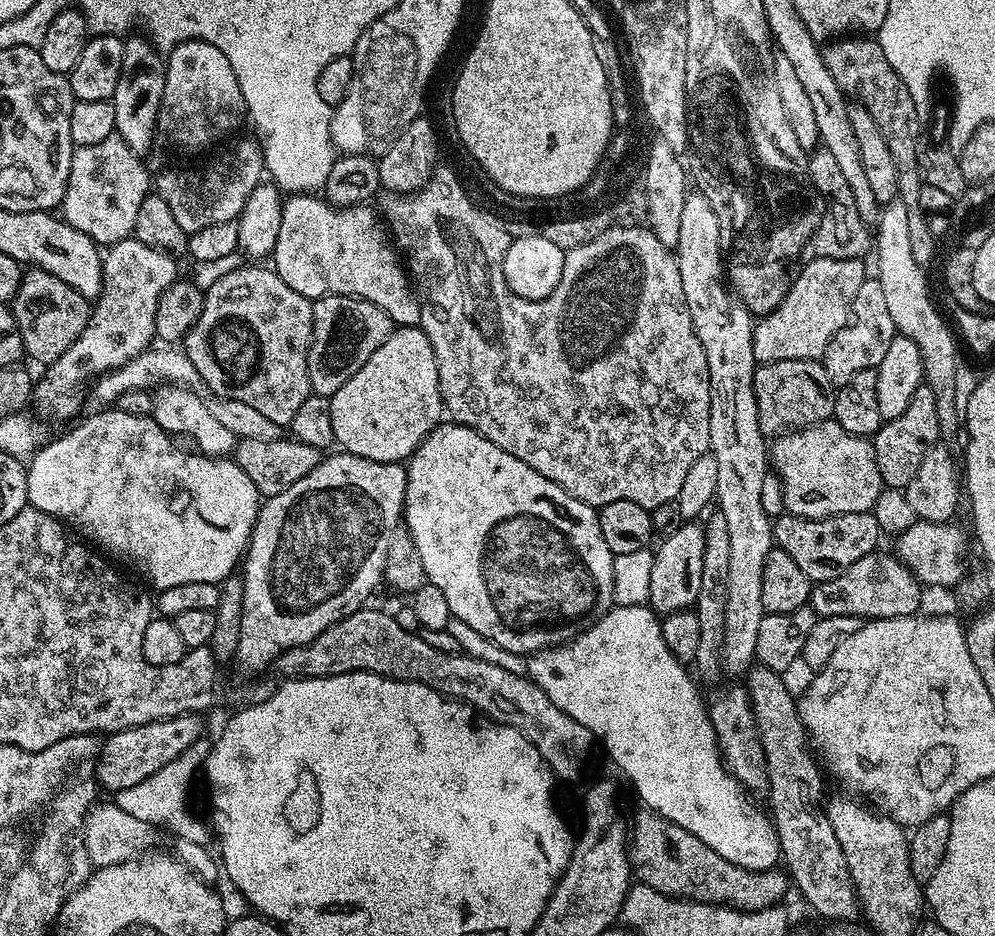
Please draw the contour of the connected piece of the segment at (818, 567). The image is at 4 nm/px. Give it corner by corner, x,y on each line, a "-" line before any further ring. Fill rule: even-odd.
871,512
838,514
821,520
802,520
791,514
783,514
775,517
772,539
775,547
798,562
802,574
806,574
813,582
819,582
838,578
838,574
854,566
858,558
866,558
866,554
877,551
879,544
876,543
882,539
882,533

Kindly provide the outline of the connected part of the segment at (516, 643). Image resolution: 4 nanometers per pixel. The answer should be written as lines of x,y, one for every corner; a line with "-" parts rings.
441,423
417,446
406,467
408,481
402,520
414,538
414,546
418,546
427,583
438,586
438,590
442,590
442,595
450,605
453,617
478,630
482,638
490,638
495,644
502,646
502,650
510,650
523,657
534,652
543,652
545,648
553,647
554,640
548,632
536,632
540,624
548,624
551,620
564,620
567,616
580,616
583,612
590,611
596,604
596,595
611,597
613,555
610,546
606,546
606,538
602,538
602,526
597,509
591,508
586,502
578,502
578,498
566,494
562,486
550,482
550,478
542,478
538,470
530,470
526,462
494,446
494,442
490,442
481,432
475,432
465,424

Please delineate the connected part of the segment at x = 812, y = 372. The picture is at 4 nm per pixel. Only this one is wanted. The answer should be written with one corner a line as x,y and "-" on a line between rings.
783,360
761,364
754,374
752,389
754,402
758,406
758,426
764,431
765,437
775,438
785,432
808,428
812,424
832,419
837,385
832,384
830,378
826,378
826,370
820,360

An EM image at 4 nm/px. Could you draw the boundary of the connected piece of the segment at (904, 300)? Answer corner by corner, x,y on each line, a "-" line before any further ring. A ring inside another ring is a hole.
900,198
879,209
878,219
874,224
874,256
876,252
874,276
882,286
886,306
890,310
890,318
894,318
897,333
913,340
918,350
922,350
924,383
930,386
938,402
940,440
953,442
952,440
958,439
959,436
961,439
962,436
962,408
959,403
956,405
956,379
960,376
960,364
956,361
958,340
949,321
946,322
940,317
940,312
936,309
931,294
928,293
928,280
924,277
925,269
914,260
910,248
907,221
909,217
909,205

